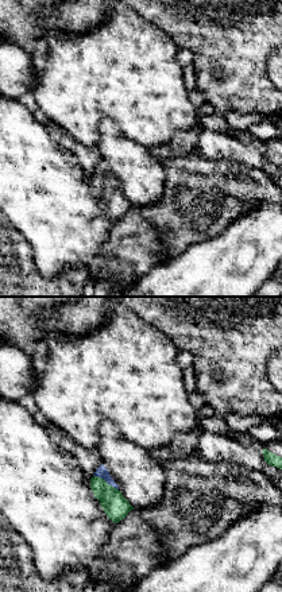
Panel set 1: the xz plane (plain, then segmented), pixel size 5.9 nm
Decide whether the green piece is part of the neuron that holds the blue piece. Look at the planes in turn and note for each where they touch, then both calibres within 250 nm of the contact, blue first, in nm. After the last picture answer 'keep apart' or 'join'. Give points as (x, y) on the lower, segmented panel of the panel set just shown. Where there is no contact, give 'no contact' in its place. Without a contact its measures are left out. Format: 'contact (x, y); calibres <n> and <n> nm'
contact (105, 480); calibres 70 and 150 nm

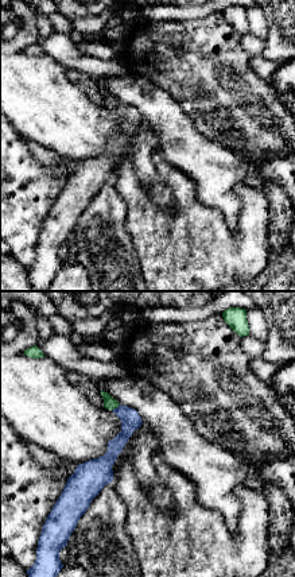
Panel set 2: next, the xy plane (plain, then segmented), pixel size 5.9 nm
contact (117, 407); calibres 120 and 70 nm

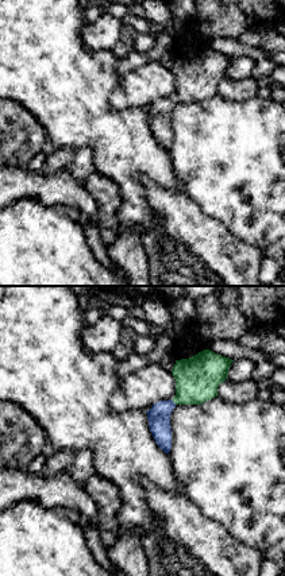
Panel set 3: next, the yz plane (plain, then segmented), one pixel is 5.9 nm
contact (172, 401); calibres 140 and 260 nm

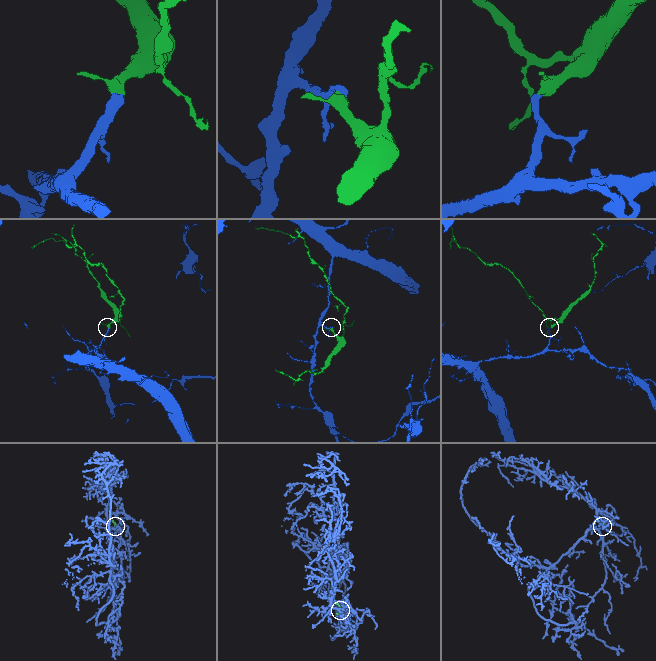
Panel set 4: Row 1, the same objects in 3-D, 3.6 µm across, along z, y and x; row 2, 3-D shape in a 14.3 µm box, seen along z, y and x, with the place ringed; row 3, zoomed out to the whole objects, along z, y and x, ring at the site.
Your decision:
join

